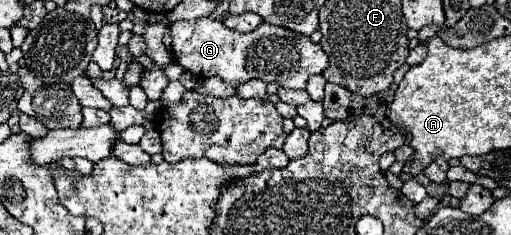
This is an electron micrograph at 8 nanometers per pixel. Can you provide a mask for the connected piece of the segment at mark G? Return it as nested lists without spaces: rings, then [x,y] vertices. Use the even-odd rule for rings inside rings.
[[[200,17],[172,23],[170,33],[172,55],[180,67],[196,77],[218,75],[234,87],[248,79],[262,79],[288,89],[304,89],[308,77],[322,73],[328,65],[328,55],[310,37],[270,23],[260,23],[252,33],[240,33],[224,27],[222,19]]]

